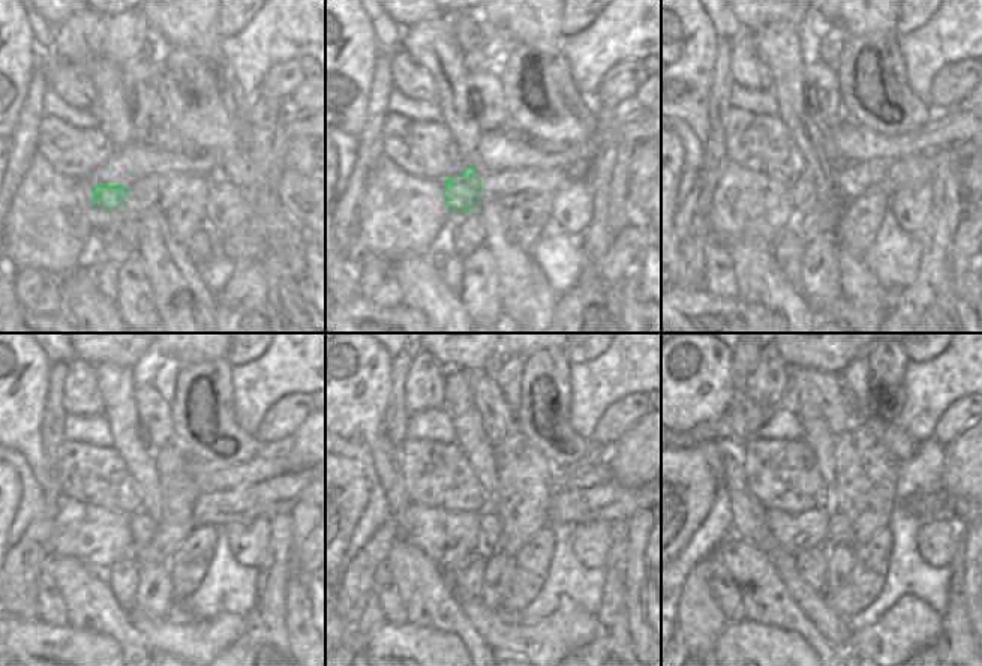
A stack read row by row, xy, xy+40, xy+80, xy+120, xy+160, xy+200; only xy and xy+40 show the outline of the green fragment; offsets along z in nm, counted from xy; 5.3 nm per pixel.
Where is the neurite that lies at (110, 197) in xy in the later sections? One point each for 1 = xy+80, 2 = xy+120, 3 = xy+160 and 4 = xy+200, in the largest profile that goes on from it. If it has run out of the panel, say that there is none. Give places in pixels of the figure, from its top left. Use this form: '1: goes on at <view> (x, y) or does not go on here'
1: goes on at xy+80 (804, 195)
2: goes on at xy+120 (143, 528)
3: goes on at xy+160 (489, 525)
4: goes on at xy+200 (840, 530)

